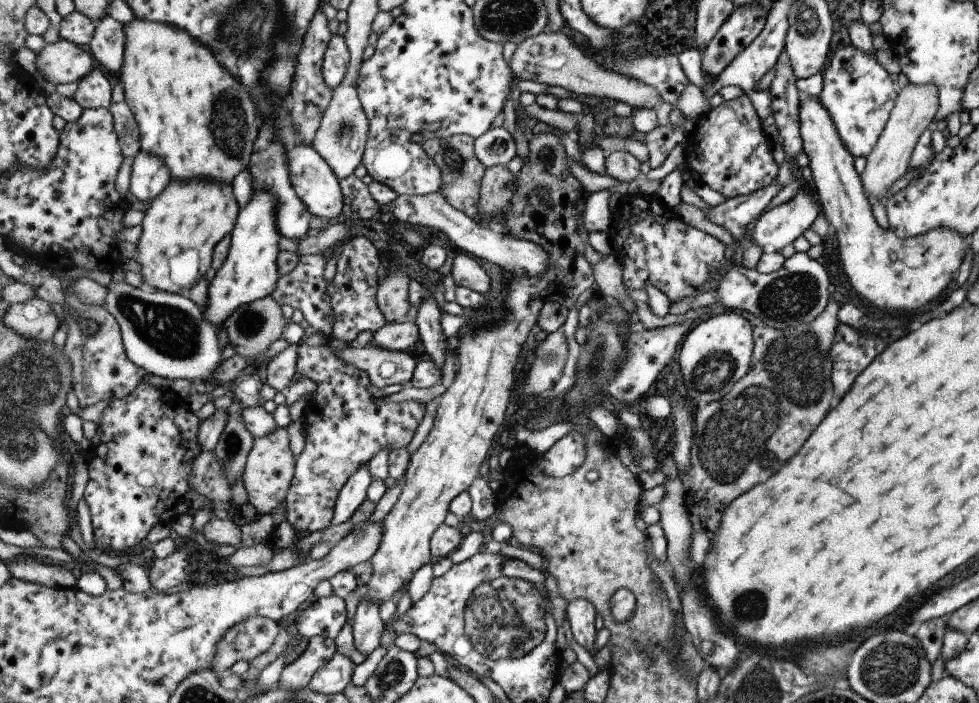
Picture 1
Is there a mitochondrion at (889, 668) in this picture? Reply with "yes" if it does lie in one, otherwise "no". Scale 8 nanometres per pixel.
yes

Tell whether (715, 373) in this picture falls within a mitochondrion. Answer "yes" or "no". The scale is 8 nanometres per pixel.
yes

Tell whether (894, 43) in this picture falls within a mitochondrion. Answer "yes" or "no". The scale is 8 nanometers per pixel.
no

